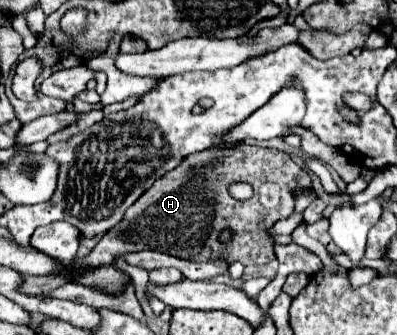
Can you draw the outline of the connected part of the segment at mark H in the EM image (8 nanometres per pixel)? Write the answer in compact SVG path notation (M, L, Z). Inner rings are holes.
M239 143L239 147L209 147L201 153L195 155L187 155L187 159L183 159L183 163L179 163L179 167L175 167L175 171L169 171L163 179L159 179L159 183L153 183L151 189L147 189L129 209L127 209L127 217L123 217L123 223L117 223L111 231L107 231L101 241L95 245L95 249L83 257L83 259L75 259L69 267L65 267L59 273L51 273L51 275L29 275L25 277L25 285L23 291L25 293L49 293L57 287L63 287L71 281L75 281L77 273L87 271L87 269L97 269L97 267L107 267L115 263L115 257L123 257L129 253L137 253L143 249L153 249L159 253L169 253L181 259L193 259L193 261L211 261L211 259L225 259L227 263L233 261L241 261L243 265L265 265L269 261L275 261L275 251L273 251L273 239L269 239L267 229L279 221L279 219L287 219L293 213L293 197L289 195L295 187L311 187L311 175L307 171L303 171L287 153L277 151L277 149L263 149L263 147L255 147L255 145L247 145L247 143ZM233 183L249 183L255 191L255 195L251 199L239 201L233 199L229 195L229 185ZM261 195L267 197L269 201L261 201ZM223 229L231 229L235 231L235 237L229 245L221 245L219 243L219 233Z

